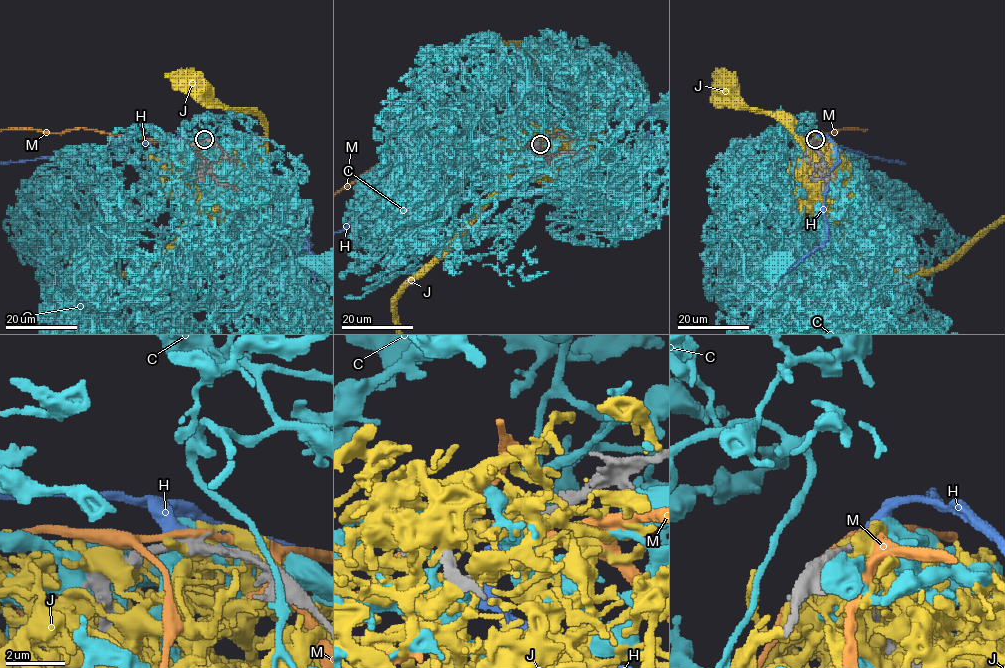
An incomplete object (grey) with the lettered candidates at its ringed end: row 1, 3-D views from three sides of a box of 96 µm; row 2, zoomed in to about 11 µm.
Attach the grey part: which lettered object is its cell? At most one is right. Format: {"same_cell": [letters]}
{"same_cell": ["H"]}

